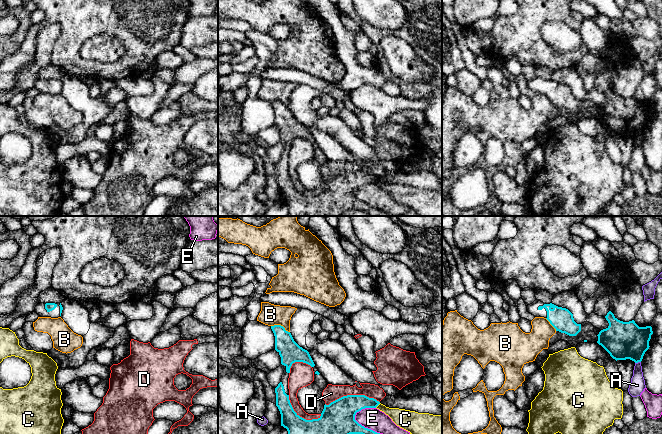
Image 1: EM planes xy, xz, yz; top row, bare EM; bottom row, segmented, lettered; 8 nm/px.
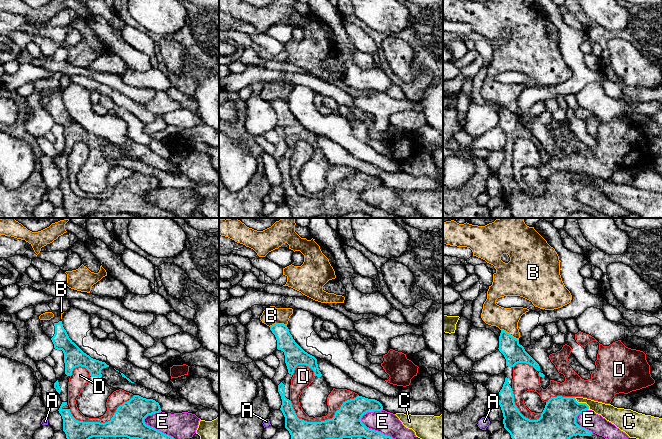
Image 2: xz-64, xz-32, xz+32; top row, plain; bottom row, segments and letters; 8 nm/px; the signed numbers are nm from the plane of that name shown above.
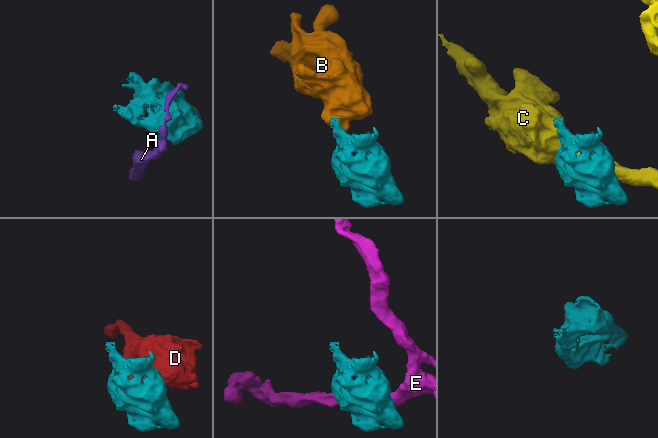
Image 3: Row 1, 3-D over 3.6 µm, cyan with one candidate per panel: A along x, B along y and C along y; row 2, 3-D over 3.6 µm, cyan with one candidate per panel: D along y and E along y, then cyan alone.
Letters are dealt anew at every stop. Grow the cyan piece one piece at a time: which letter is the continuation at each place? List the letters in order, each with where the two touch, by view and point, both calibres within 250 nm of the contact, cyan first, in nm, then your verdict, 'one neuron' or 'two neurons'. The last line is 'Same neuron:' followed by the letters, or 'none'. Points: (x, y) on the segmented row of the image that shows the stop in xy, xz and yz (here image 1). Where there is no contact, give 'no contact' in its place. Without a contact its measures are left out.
A: yz (637, 362) | 300/120 nm | two neurons
B: xz (280, 325) | 180/170 nm | two neurons
C: xz (377, 405) | 190/150 nm | two neurons
D: xz (352, 395) | 260/130 nm | two neurons
E: xz (364, 427) | 260/180 nm | two neurons
Same neuron: none

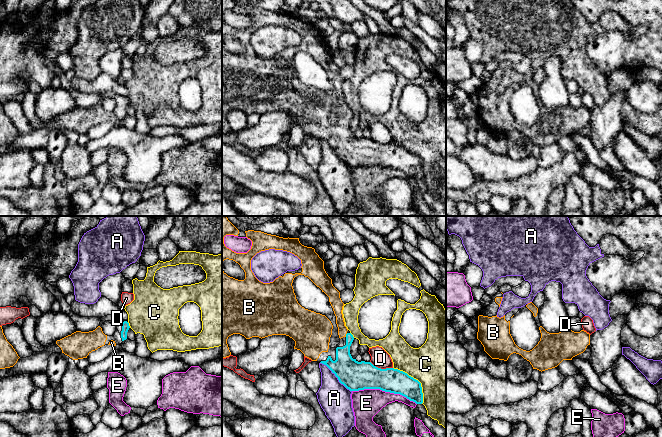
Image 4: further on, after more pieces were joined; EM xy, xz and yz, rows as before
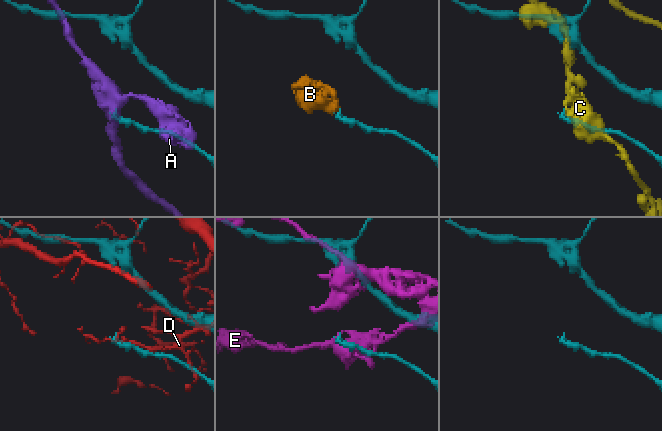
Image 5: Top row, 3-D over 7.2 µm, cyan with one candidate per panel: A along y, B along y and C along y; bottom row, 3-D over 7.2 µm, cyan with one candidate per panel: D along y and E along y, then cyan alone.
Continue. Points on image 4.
A: xz (336, 376) | 240/260 nm | two neurons
B: xz (346, 335) | 180/260 nm | one neuron
C: xz (417, 380) | 190/480 nm | two neurons
D: xz (380, 368) | 240/150 nm | two neurons
E: xz (384, 390) | 220/220 nm | two neurons
Same neuron: B

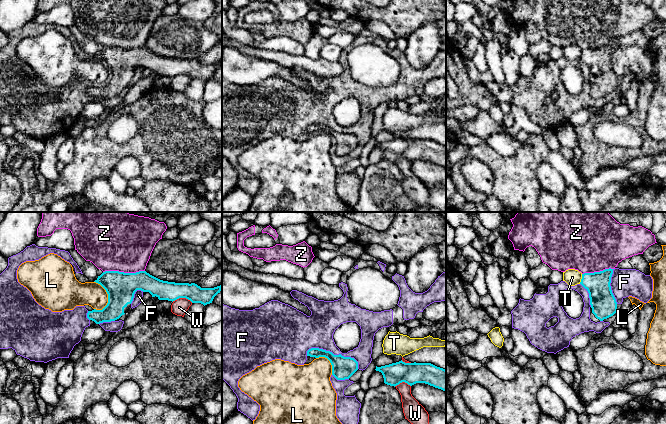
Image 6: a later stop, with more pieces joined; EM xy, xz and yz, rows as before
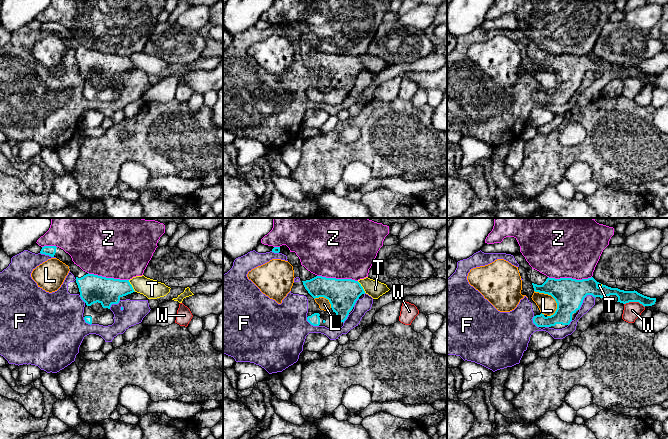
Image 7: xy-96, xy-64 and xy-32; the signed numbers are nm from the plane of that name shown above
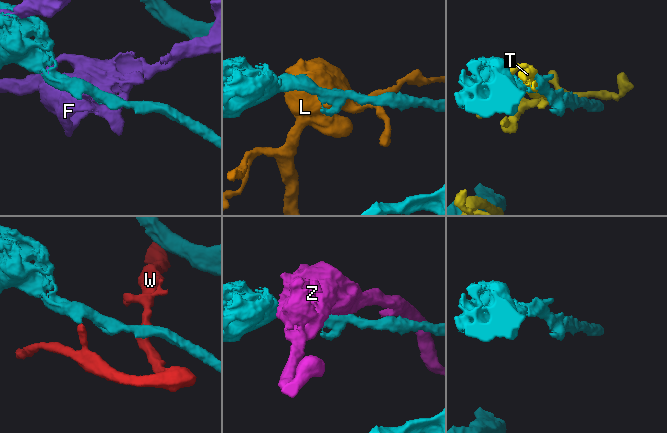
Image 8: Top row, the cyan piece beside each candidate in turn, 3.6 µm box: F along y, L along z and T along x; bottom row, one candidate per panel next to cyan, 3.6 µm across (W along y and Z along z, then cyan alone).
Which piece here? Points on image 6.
F: xz (335, 355) | 180/280 nm | two neurons
L: xy (108, 295) | 240/190 nm | two neurons
T: yz (581, 279) | 200/140 nm | two neurons
W: xy (182, 297) | 160/140 nm | two neurons
Z: xy (123, 272) | 240/480 nm | two neurons
Same neuron: none

